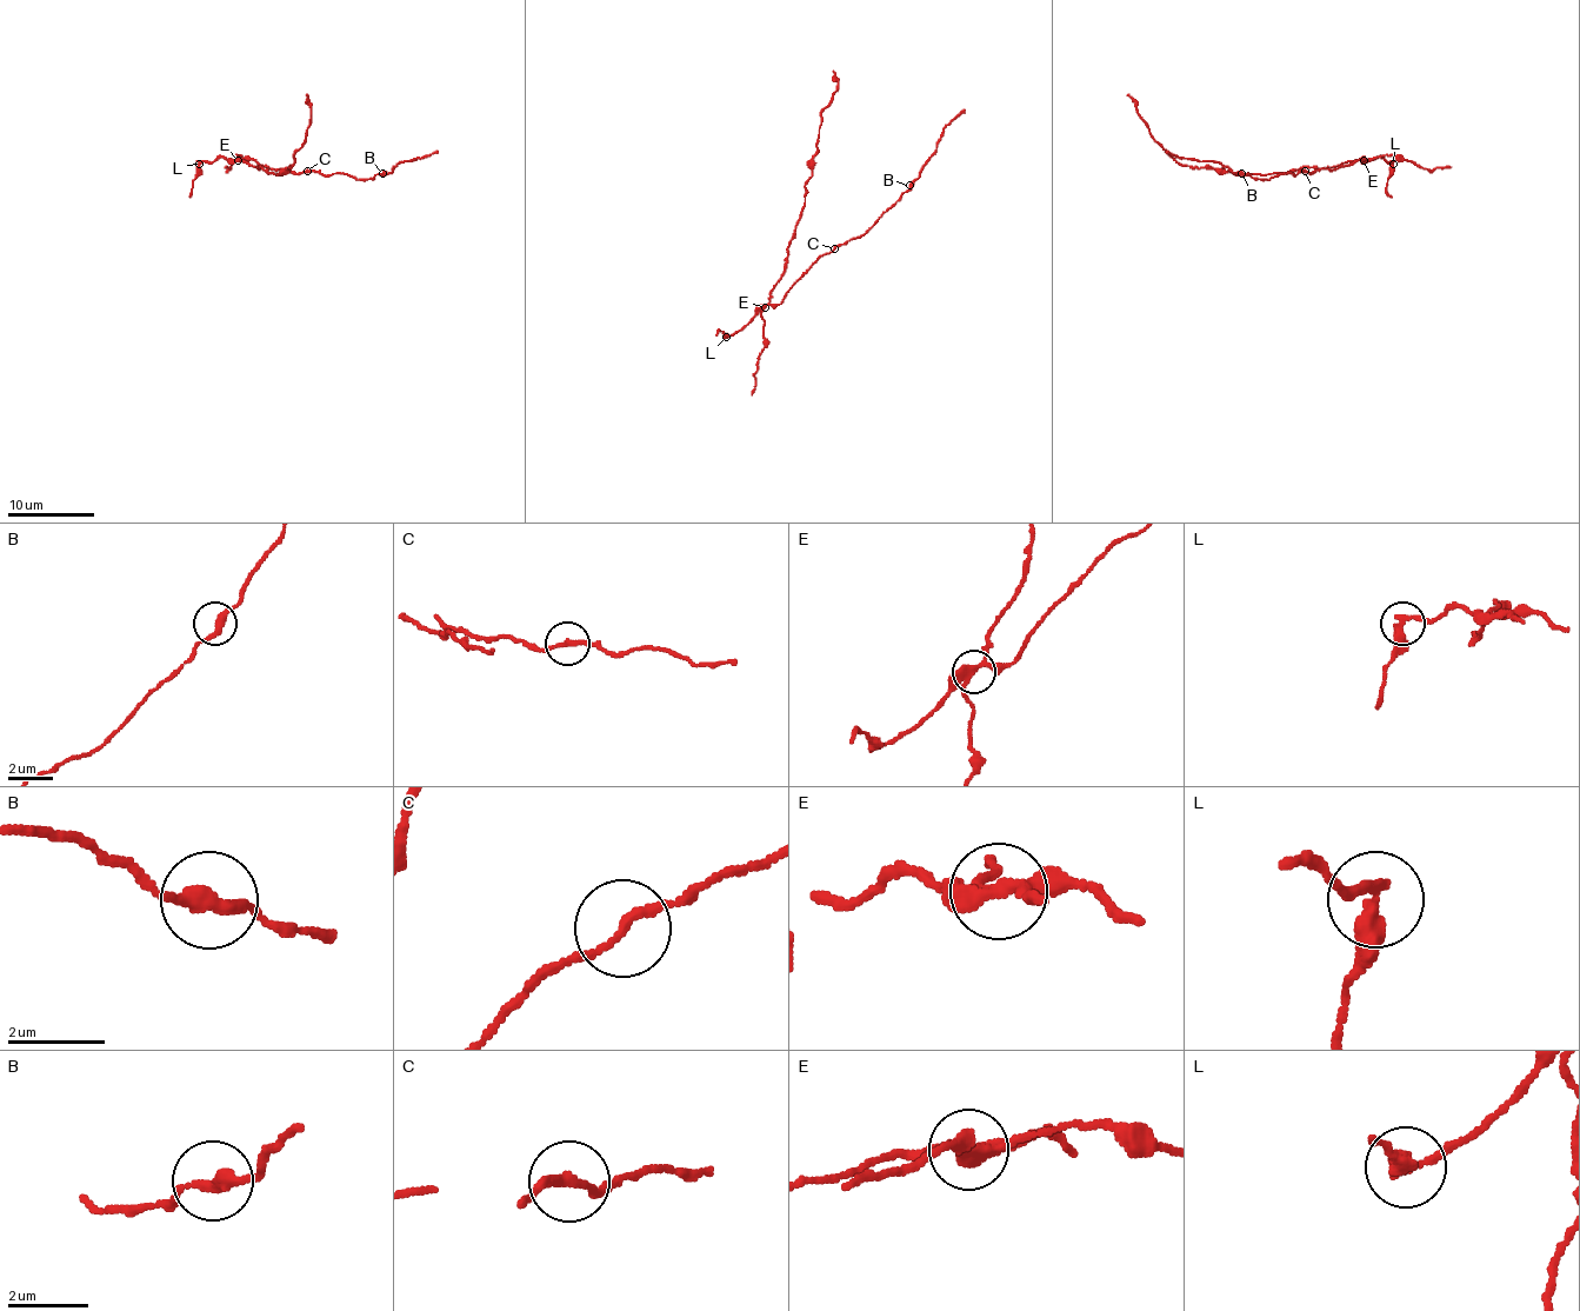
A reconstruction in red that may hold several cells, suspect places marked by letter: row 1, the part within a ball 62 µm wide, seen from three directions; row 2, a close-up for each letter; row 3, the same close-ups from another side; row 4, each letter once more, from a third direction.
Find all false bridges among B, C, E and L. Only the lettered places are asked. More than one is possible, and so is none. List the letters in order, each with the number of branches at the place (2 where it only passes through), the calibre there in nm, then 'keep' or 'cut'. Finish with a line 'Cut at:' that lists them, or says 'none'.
B: 2 branches meet; 320 nm thick; keep
C: 2 branches meet; 200 nm thick; keep
E: 4 branches meet; 320 nm thick; cut
L: 2 branches meet; 320 nm thick; cut
Cut at: E, L

